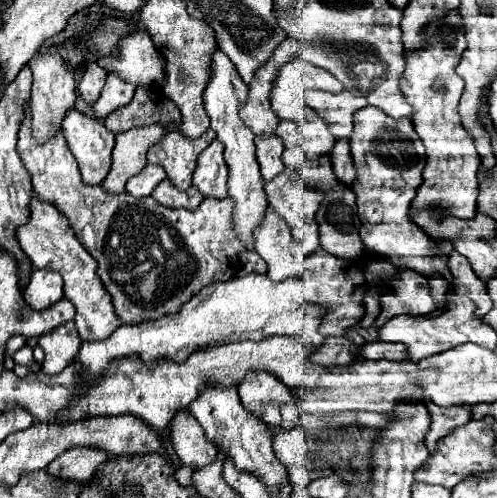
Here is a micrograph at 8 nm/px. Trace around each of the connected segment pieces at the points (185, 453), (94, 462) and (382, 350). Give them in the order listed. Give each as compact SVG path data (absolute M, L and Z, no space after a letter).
M187 410L175 414L175 422L171 422L171 442L181 464L187 468L201 470L217 458L217 446L205 438L203 428L189 418Z
M77 446L61 456L57 456L49 466L47 472L55 474L57 478L67 478L75 482L89 482L99 466L109 460L109 454L101 448L93 446Z
M367 342L359 348L363 358L409 358L407 346L403 342Z

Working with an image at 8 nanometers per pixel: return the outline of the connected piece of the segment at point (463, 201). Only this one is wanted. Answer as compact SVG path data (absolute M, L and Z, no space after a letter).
M459 10L445 12L439 20L423 28L425 46L407 50L405 72L401 76L401 92L413 106L413 128L425 144L427 164L423 168L423 184L417 190L411 206L447 206L457 218L473 218L477 212L475 170L479 170L479 154L467 128L461 124L459 98L463 94L463 78L455 72L465 50L465 28L461 26Z

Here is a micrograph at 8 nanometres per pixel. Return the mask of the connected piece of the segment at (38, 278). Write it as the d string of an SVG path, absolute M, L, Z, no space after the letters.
M35 270L23 292L25 302L35 310L45 310L63 298L63 280L53 270Z

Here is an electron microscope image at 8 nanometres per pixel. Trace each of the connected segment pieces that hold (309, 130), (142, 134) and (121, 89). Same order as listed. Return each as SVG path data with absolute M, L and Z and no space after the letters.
M321 118L303 126L303 132L299 132L299 146L303 146L303 162L313 160L319 154L331 152L333 144L335 138L329 134L329 128Z
M161 124L139 126L117 134L113 148L113 164L101 186L107 192L115 192L115 194L125 192L127 180L145 168L147 150L153 144L157 144L165 134L167 130Z
M109 72L107 80L105 80L105 86L101 90L101 96L93 106L95 114L99 116L99 120L103 120L109 112L117 110L119 106L125 106L127 102L131 102L133 92L135 92L135 86L131 82L123 80L115 72Z

